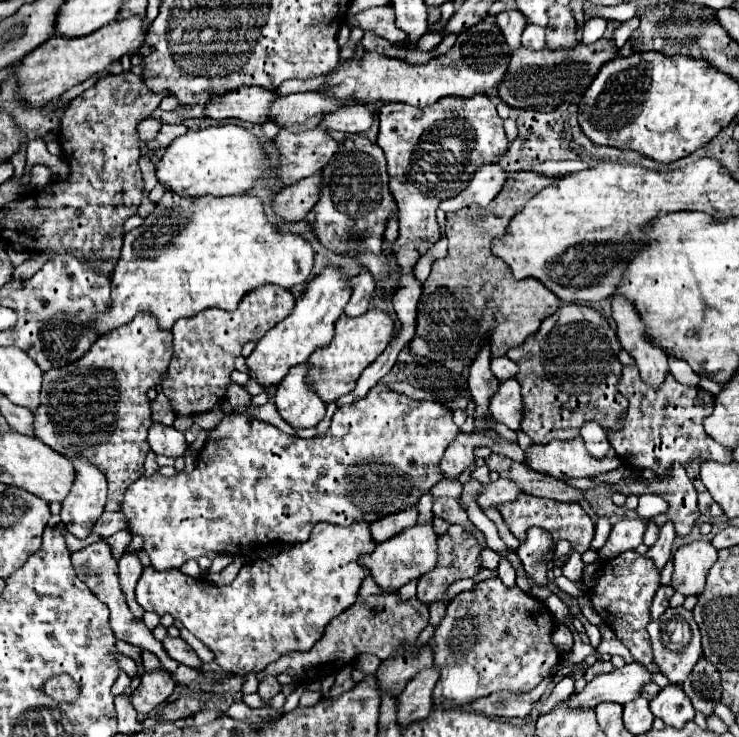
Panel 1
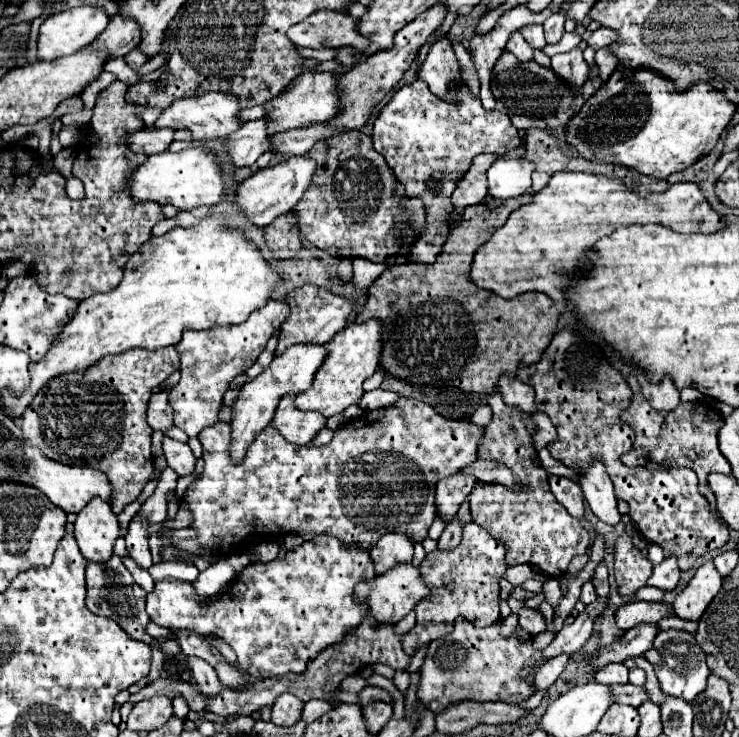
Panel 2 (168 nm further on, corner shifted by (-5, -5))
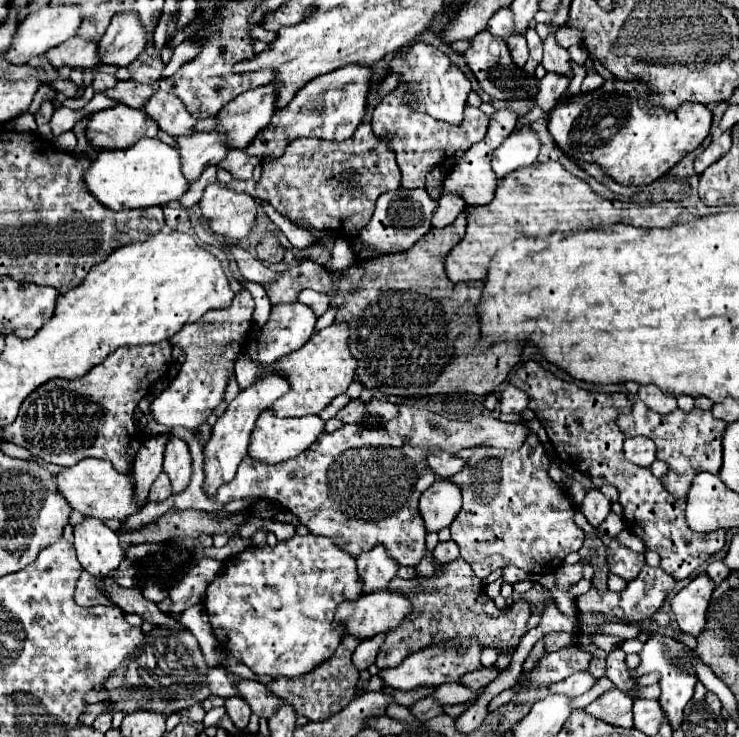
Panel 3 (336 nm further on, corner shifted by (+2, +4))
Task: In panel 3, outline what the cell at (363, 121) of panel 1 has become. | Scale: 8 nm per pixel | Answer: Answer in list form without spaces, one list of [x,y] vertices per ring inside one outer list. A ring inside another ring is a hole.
[[[233,148],[229,150],[229,158],[219,162],[219,168],[229,170],[235,178],[239,180],[249,180],[251,178],[251,170],[261,162],[261,158],[249,156],[245,150],[241,148]]]

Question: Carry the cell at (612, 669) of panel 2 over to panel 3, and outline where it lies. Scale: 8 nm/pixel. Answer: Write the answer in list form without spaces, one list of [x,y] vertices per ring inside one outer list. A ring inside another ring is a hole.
[[[615,648],[607,654],[607,672],[605,676],[619,688],[619,690],[633,690],[637,684],[633,682],[631,674],[627,672],[627,666],[625,666],[625,652],[621,648]]]

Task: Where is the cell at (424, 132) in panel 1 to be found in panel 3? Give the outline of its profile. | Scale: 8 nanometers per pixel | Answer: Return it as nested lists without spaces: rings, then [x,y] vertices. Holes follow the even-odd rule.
[[[401,82],[393,92],[389,92],[381,104],[375,108],[373,118],[371,118],[371,126],[373,132],[387,142],[387,146],[397,154],[397,164],[401,168],[403,174],[403,182],[401,186],[407,188],[425,188],[429,192],[429,196],[435,200],[439,198],[443,180],[447,178],[447,174],[439,174],[433,176],[431,172],[439,166],[441,170],[449,172],[469,150],[471,144],[479,142],[489,126],[489,116],[483,114],[479,108],[475,106],[465,106],[465,116],[461,124],[449,124],[449,122],[441,122],[431,118],[425,112],[413,110],[411,104],[405,98],[407,92],[407,84]]]

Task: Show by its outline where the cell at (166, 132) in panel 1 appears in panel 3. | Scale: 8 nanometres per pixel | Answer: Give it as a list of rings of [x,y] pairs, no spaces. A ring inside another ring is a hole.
[[[125,104],[91,114],[87,126],[89,142],[109,150],[123,150],[125,146],[133,146],[133,142],[143,136],[157,136],[157,132],[157,122],[151,120],[145,110],[135,110]]]

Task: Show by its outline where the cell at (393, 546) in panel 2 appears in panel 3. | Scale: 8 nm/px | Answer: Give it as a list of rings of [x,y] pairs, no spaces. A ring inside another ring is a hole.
[[[379,544],[357,558],[357,570],[361,570],[363,590],[381,590],[381,586],[387,586],[391,578],[395,578],[399,564],[389,556],[387,548]]]

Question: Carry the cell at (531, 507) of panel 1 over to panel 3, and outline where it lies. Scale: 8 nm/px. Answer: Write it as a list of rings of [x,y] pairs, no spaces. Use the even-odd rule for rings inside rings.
[[[529,432],[521,450],[499,450],[499,448],[475,448],[461,450],[467,466],[463,472],[453,476],[453,482],[461,486],[463,508],[451,524],[451,538],[461,548],[461,556],[471,564],[479,578],[487,578],[495,568],[505,568],[509,564],[529,572],[529,574],[553,574],[569,552],[577,552],[583,546],[583,530],[575,524],[573,512],[575,504],[563,494],[563,490],[549,478],[549,458],[539,442],[537,434]]]

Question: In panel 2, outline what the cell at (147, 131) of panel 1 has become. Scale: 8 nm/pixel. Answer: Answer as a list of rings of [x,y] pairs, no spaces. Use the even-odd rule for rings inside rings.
[[[206,93],[196,99],[180,99],[172,103],[168,109],[160,113],[156,119],[156,127],[170,127],[170,129],[192,129],[194,141],[212,141],[212,139],[224,139],[230,133],[234,133],[242,123],[238,121],[238,97],[224,95],[224,93]]]

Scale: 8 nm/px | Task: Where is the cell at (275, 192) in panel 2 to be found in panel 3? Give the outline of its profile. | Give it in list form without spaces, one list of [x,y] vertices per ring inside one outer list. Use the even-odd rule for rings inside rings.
[[[223,182],[209,184],[199,200],[201,214],[209,218],[211,230],[223,234],[227,240],[245,238],[261,210],[261,202],[247,192],[237,192]]]

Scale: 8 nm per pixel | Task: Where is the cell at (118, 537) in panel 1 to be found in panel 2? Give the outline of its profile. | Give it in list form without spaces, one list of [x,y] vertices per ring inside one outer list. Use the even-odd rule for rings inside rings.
[[[123,557],[121,559],[126,568],[132,574],[136,583],[141,586],[147,593],[152,592],[154,589],[154,580],[148,571],[140,568],[130,557]]]

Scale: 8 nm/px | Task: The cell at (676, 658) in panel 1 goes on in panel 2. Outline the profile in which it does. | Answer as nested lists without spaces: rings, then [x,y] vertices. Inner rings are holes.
[[[660,631],[654,639],[652,649],[648,649],[644,653],[644,659],[650,661],[650,665],[656,671],[660,689],[670,695],[670,697],[680,697],[688,703],[694,701],[694,697],[704,691],[706,687],[706,679],[710,675],[710,669],[706,665],[706,655],[702,651],[702,647],[694,641],[694,635],[686,633],[686,631]]]

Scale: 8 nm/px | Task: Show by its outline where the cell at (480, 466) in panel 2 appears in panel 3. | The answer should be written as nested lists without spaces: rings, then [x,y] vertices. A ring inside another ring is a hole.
[[[437,452],[437,454],[429,456],[429,466],[437,474],[437,478],[451,478],[463,470],[465,460],[457,458],[455,454],[449,454],[449,452]]]

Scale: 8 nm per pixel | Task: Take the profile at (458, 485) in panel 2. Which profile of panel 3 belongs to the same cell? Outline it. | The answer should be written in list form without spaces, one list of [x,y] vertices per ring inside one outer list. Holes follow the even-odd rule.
[[[447,478],[435,480],[421,494],[419,512],[429,532],[439,532],[441,528],[449,526],[459,510],[461,510],[461,488]]]

